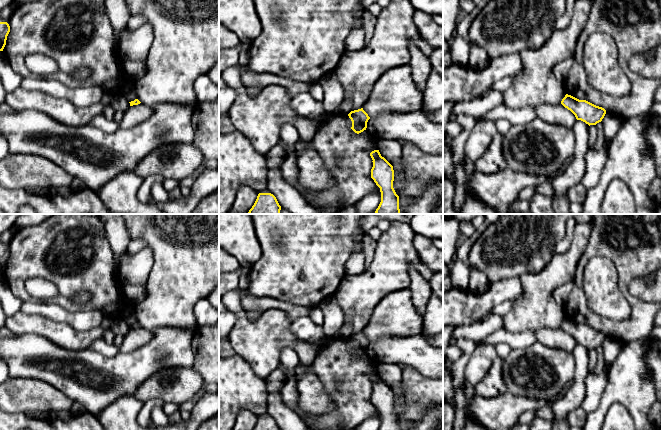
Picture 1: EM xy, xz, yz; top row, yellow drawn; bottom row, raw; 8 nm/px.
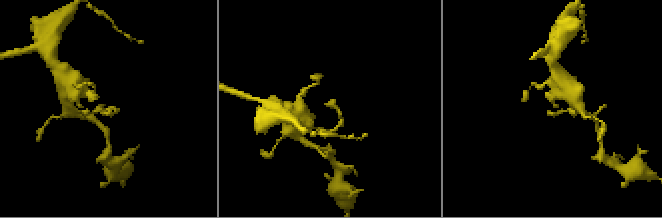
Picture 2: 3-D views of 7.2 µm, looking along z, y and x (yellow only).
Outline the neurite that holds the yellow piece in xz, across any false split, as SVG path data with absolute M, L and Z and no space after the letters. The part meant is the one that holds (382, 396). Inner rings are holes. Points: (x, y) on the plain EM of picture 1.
M379 374L372 375L370 380L373 384L371 402L380 412L381 416L381 426L379 430L399 430L399 420L393 412L393 390L381 380Z

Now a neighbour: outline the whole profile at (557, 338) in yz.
M561 327L557 329L539 328L535 331L537 342L540 342L551 349L560 349L572 352L577 345L575 339Z

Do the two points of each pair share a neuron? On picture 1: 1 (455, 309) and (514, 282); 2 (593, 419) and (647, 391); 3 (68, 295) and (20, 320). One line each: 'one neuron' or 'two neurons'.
1: one neuron
2: one neuron
3: two neurons

